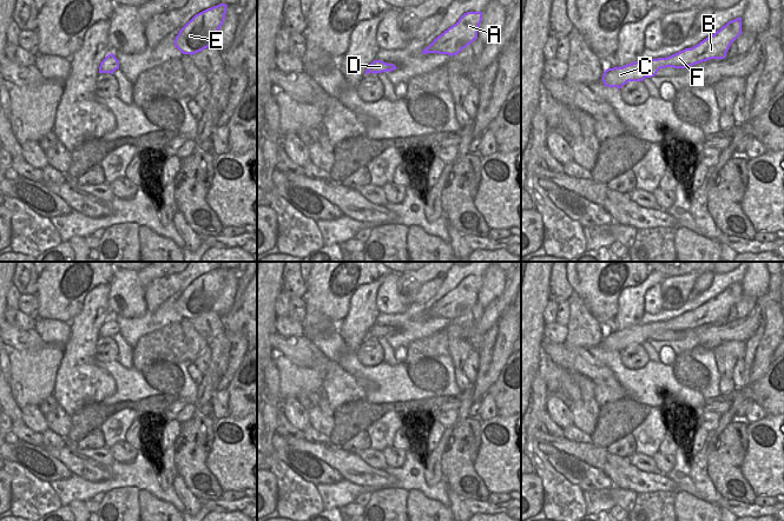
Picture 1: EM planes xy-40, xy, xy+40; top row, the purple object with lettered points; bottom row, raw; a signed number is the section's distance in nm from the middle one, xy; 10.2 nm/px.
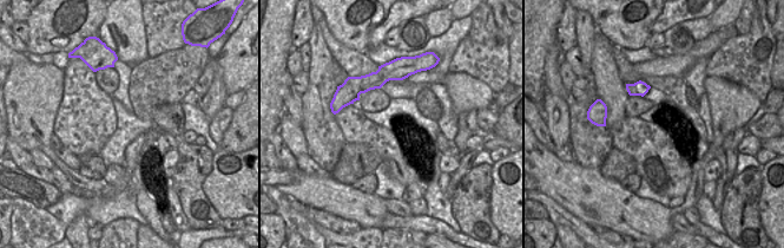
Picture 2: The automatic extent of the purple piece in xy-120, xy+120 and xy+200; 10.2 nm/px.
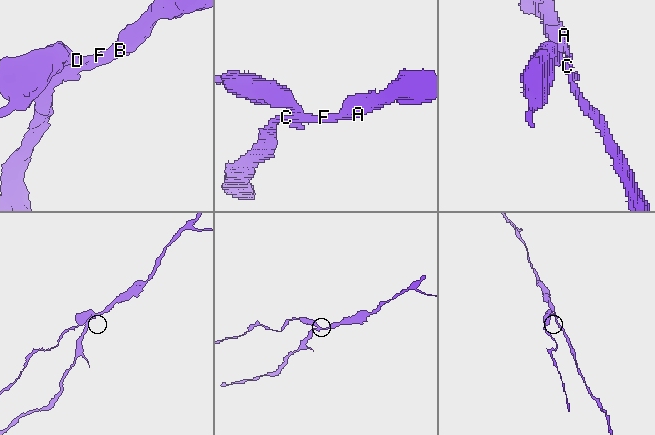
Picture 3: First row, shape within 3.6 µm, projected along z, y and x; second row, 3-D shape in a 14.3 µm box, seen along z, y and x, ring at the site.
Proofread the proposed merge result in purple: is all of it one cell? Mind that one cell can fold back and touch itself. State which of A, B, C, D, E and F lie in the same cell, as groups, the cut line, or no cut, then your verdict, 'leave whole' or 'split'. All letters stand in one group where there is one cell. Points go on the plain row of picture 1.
groups A B C E F / D; cut xy (368, 331), (373, 336); split

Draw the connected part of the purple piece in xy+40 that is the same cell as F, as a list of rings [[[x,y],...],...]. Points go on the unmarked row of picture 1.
[[[737,282],[691,312],[667,322],[638,324],[622,331],[607,332],[601,343],[605,350],[620,354],[628,345],[643,345],[654,341],[660,332],[686,332],[711,323],[724,323],[731,308],[742,297],[742,282]]]

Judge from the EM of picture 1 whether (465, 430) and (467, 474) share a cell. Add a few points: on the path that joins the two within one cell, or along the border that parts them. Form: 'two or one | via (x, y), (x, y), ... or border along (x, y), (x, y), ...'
one | via (462, 441), (465, 463)

